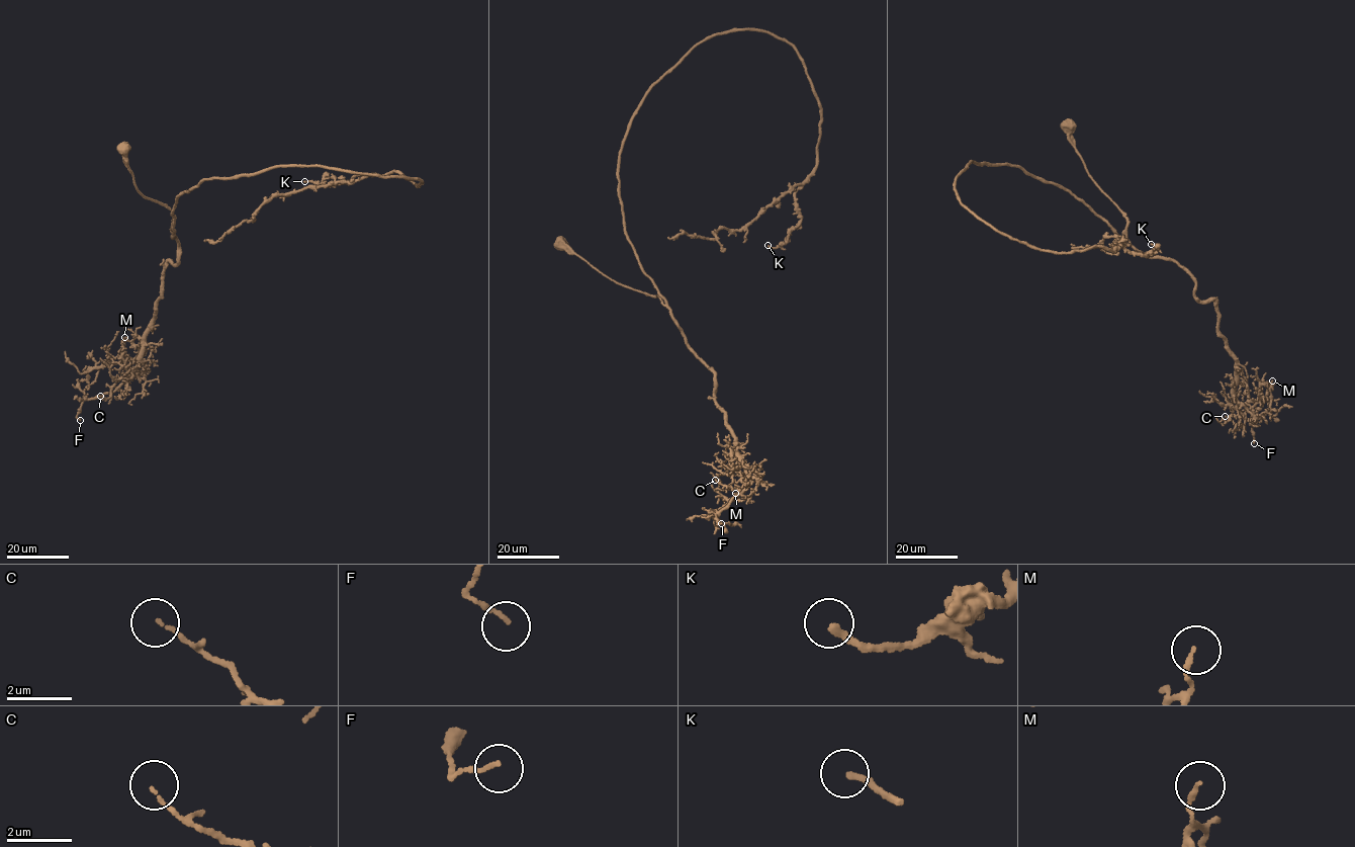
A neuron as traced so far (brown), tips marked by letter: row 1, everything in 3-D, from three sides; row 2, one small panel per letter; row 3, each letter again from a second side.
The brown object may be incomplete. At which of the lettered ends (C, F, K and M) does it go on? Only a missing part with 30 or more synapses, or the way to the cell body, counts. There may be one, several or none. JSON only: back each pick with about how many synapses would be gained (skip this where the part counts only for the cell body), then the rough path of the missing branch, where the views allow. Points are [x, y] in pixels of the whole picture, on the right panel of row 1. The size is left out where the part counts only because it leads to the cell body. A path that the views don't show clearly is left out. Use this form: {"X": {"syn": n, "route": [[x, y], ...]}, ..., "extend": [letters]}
{"K": {"syn": 45}, "extend": ["K"]}

